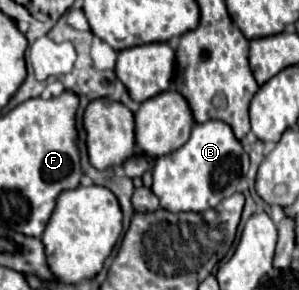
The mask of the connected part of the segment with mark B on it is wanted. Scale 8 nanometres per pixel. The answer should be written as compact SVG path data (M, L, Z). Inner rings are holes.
M220 120L196 124L184 146L176 152L156 158L152 168L152 192L160 200L160 208L170 212L204 212L214 208L220 200L236 192L236 184L248 172L248 154L232 128Z

